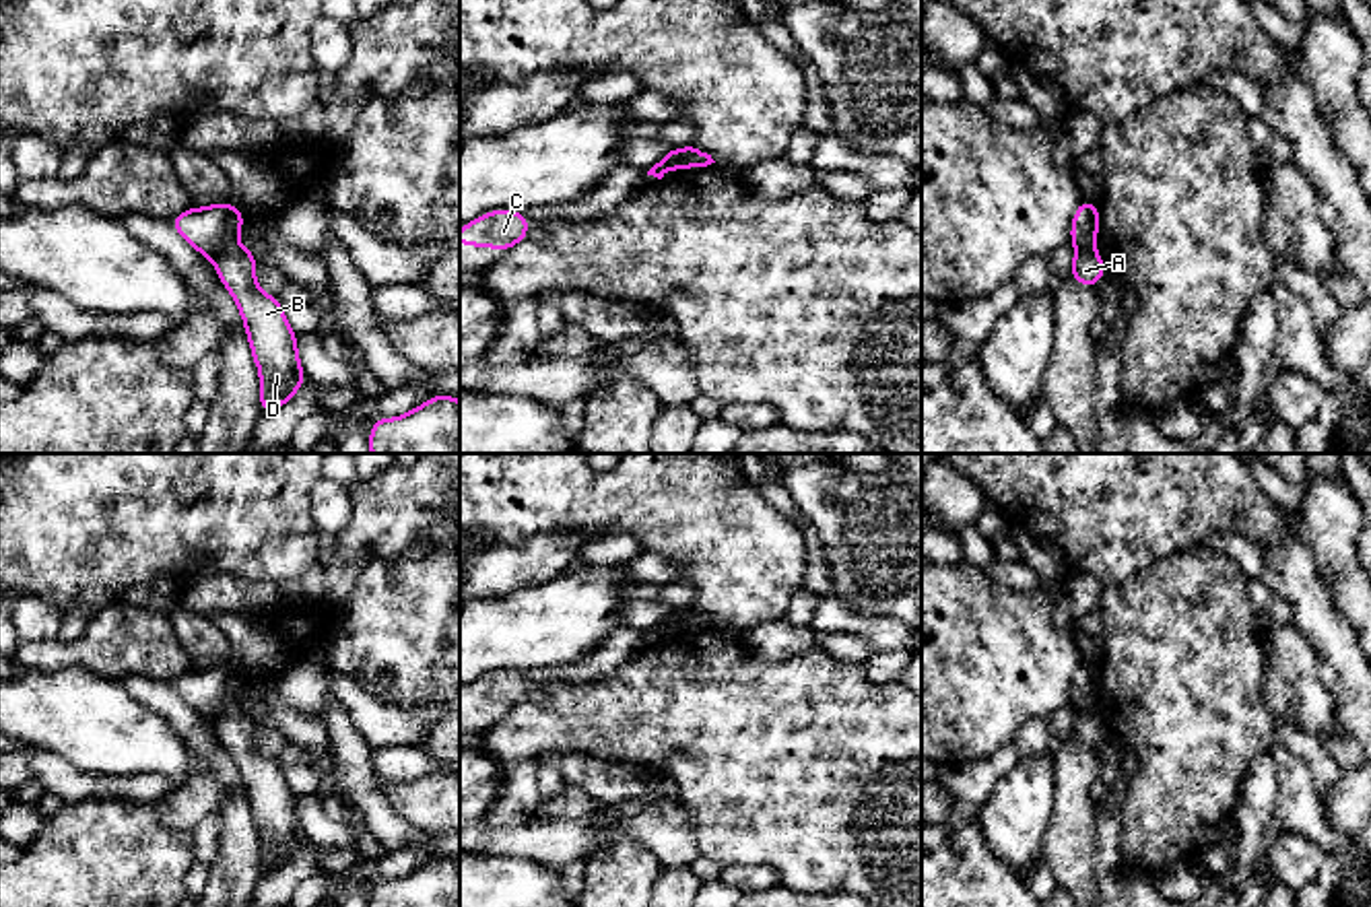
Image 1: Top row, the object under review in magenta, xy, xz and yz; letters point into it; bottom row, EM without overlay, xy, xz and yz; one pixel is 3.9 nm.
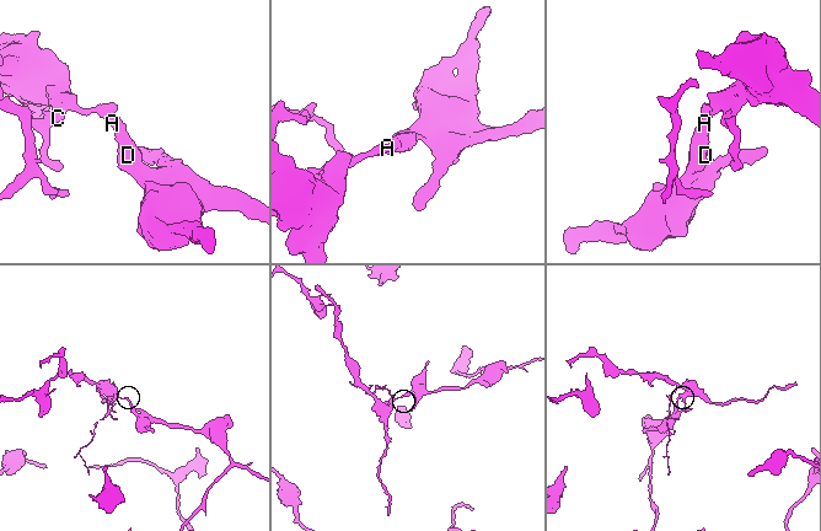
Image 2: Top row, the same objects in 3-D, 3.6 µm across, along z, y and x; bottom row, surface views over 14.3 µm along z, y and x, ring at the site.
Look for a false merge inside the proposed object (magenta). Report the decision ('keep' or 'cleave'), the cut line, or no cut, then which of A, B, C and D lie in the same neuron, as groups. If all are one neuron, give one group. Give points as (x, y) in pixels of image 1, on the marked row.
cleave; cut in xy along (233, 242), (213, 258); A B D / C

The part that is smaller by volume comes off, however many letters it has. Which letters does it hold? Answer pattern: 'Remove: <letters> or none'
Remove: C

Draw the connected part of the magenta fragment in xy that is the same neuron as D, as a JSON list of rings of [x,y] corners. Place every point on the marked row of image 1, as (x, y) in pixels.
[[[233,243],[214,258],[214,270],[235,299],[254,363],[260,369],[262,414],[278,410],[307,381],[297,355],[297,334],[276,297],[256,284],[256,256]]]

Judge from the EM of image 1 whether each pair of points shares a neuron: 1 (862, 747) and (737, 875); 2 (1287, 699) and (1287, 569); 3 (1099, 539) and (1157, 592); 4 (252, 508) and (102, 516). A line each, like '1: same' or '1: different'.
1: different
2: different
3: different
4: same

